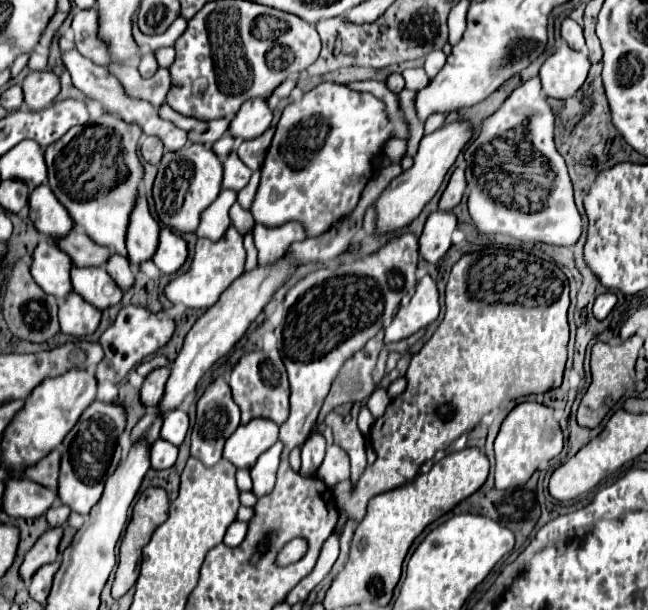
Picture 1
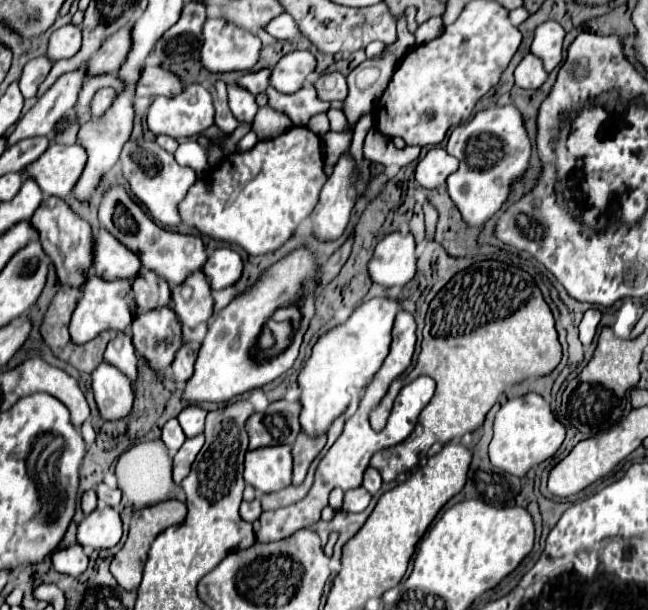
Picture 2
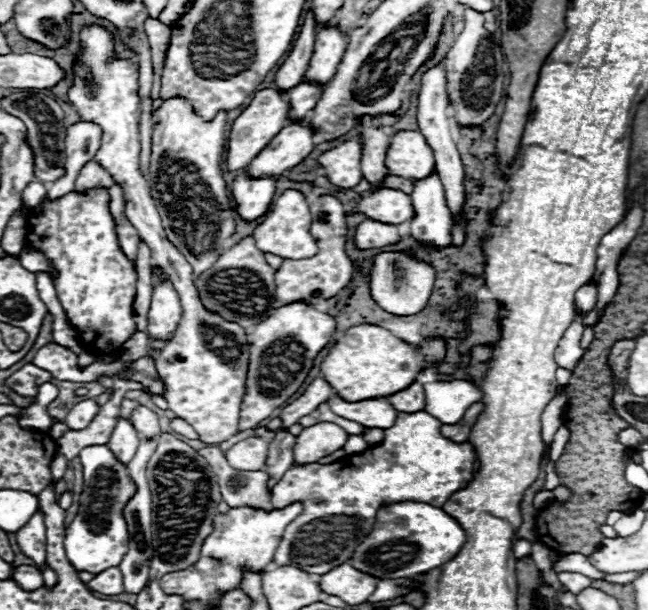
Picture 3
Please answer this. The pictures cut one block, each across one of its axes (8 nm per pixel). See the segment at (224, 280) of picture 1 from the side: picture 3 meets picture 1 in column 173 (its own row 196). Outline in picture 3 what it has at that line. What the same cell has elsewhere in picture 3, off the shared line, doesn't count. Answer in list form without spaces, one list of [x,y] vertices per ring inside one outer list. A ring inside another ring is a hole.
[[[286,190],[282,196],[278,196],[272,202],[270,212],[262,218],[262,222],[254,230],[254,240],[262,252],[280,256],[284,260],[302,260],[302,258],[312,258],[318,254],[316,240],[310,234],[310,224],[312,224],[312,214],[308,210],[308,204],[304,196],[296,190]]]

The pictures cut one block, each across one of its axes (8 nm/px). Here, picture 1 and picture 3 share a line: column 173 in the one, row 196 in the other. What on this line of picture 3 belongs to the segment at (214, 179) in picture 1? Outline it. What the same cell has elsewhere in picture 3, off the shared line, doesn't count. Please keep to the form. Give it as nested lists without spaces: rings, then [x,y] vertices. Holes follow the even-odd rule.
[[[170,98],[160,104],[152,132],[148,188],[162,216],[166,236],[190,260],[196,274],[214,266],[224,240],[232,236],[236,226],[236,212],[220,170],[226,144],[226,116],[228,112],[218,112],[212,120],[202,120],[186,98]]]

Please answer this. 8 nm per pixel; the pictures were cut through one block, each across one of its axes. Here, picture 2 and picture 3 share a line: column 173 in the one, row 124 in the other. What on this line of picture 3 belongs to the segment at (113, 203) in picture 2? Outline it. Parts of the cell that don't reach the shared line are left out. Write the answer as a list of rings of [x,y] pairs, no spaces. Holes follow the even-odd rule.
[[[274,88],[258,90],[252,98],[252,104],[234,120],[230,136],[228,136],[228,156],[226,156],[226,168],[228,172],[236,172],[240,168],[246,168],[250,160],[258,156],[270,144],[270,140],[286,126],[288,122],[288,106],[284,102],[284,94],[280,94]]]

